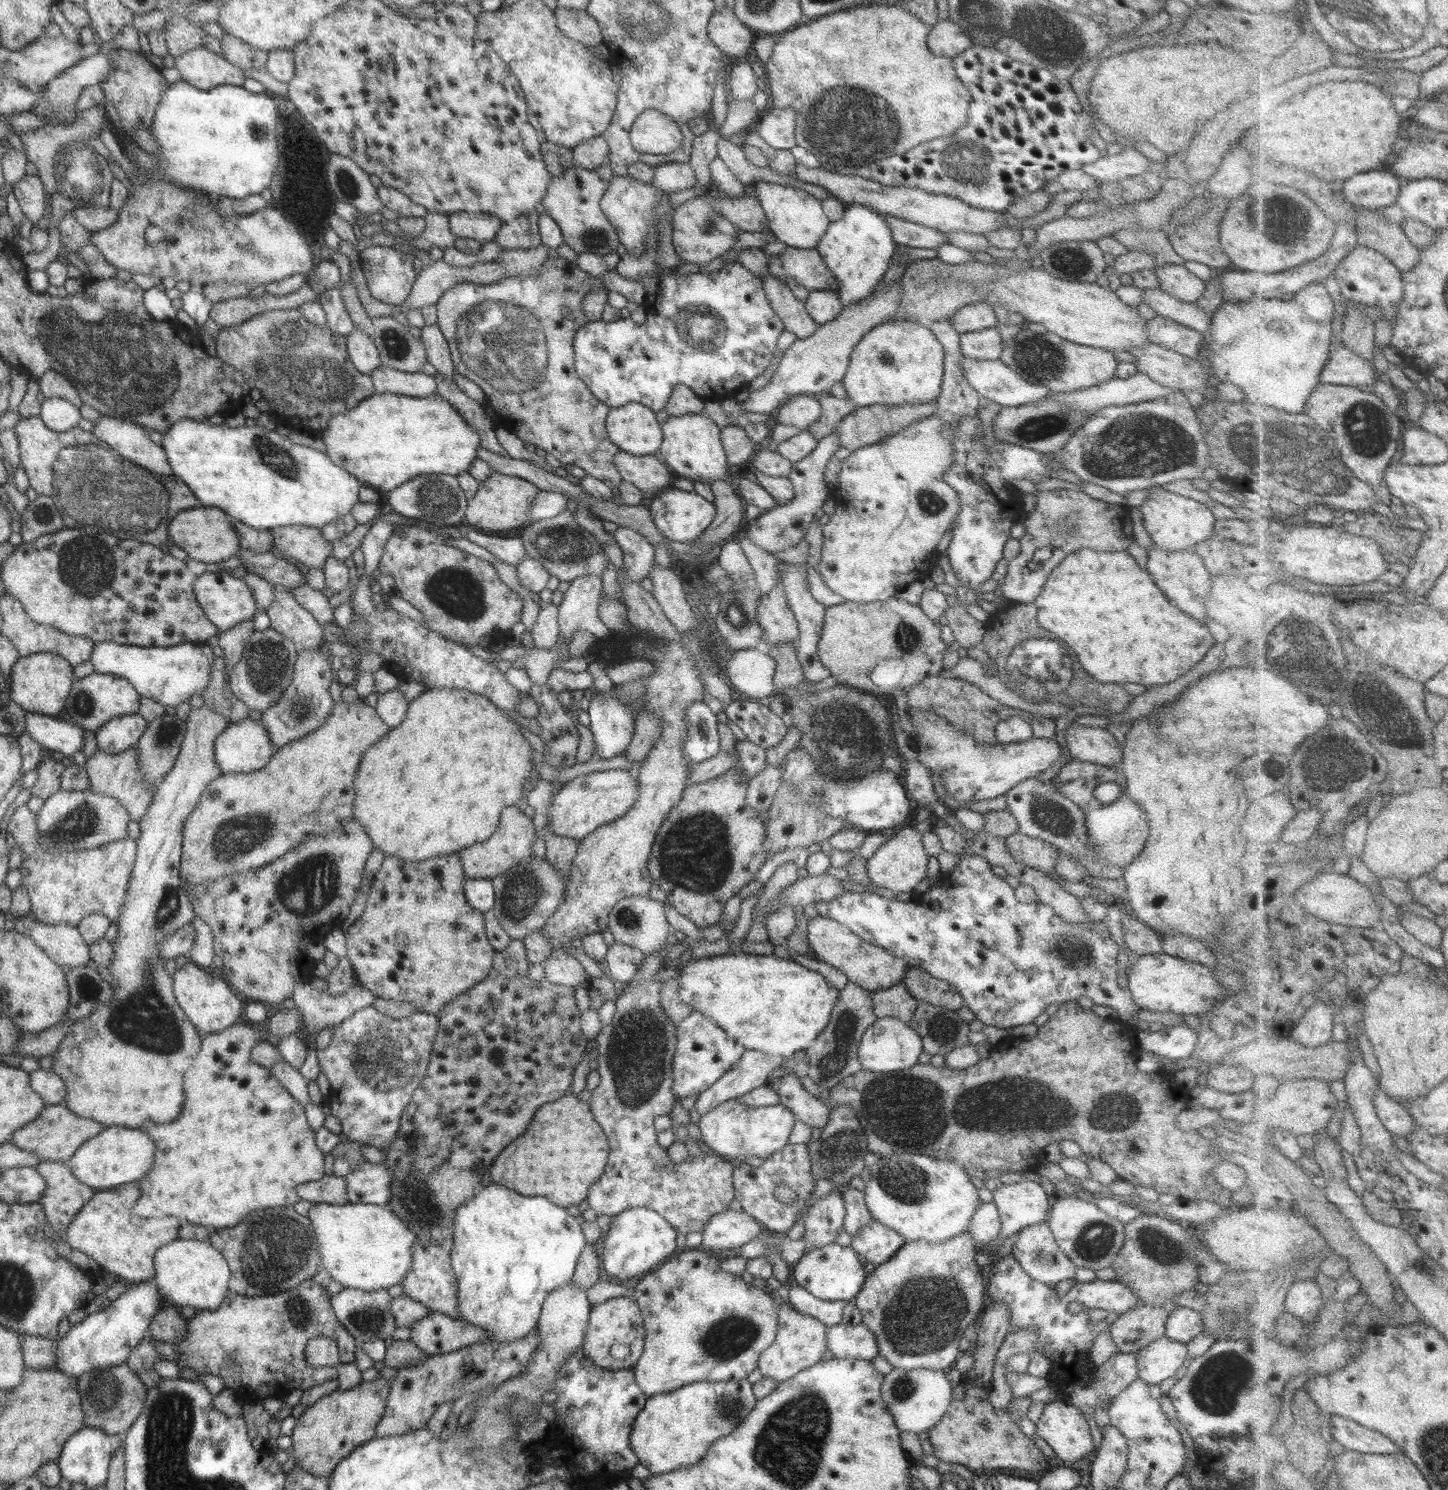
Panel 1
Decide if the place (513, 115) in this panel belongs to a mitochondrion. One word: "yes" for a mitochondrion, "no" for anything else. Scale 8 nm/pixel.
no

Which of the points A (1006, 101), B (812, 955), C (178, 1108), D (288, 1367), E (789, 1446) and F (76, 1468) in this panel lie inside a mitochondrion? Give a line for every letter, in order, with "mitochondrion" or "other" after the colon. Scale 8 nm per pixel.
A: other
B: other
C: other
D: other
E: mitochondrion
F: other

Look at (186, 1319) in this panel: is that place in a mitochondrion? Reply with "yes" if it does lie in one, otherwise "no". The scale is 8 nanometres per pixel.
no

